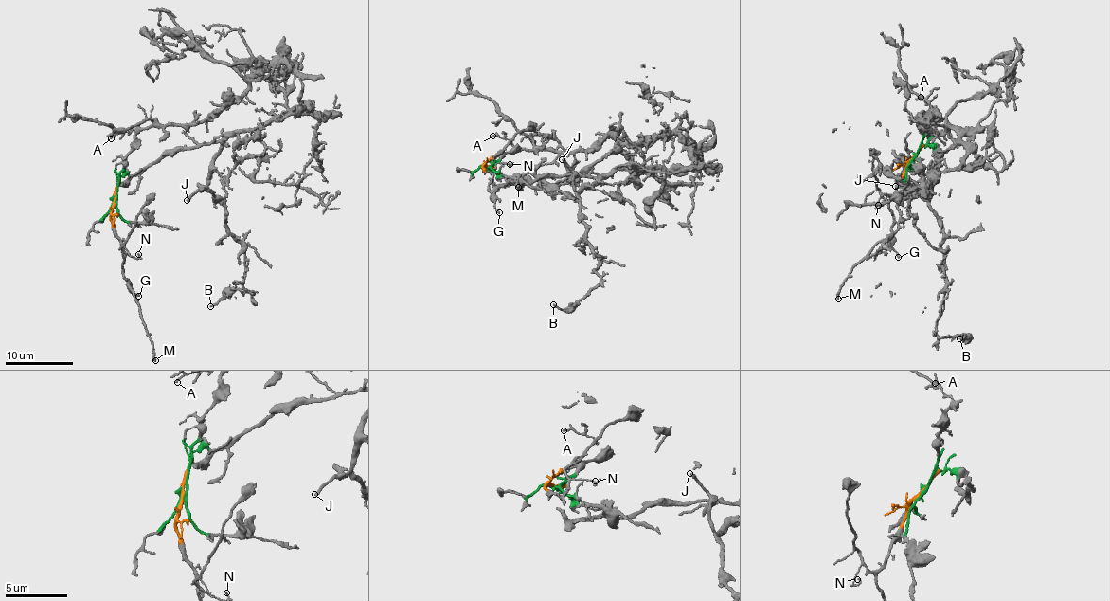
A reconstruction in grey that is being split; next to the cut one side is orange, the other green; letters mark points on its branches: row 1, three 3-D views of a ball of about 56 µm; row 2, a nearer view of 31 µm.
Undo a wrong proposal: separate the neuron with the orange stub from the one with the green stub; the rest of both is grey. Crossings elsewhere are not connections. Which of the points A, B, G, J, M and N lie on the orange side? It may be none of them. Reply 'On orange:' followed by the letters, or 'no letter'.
On orange: G, M, N

